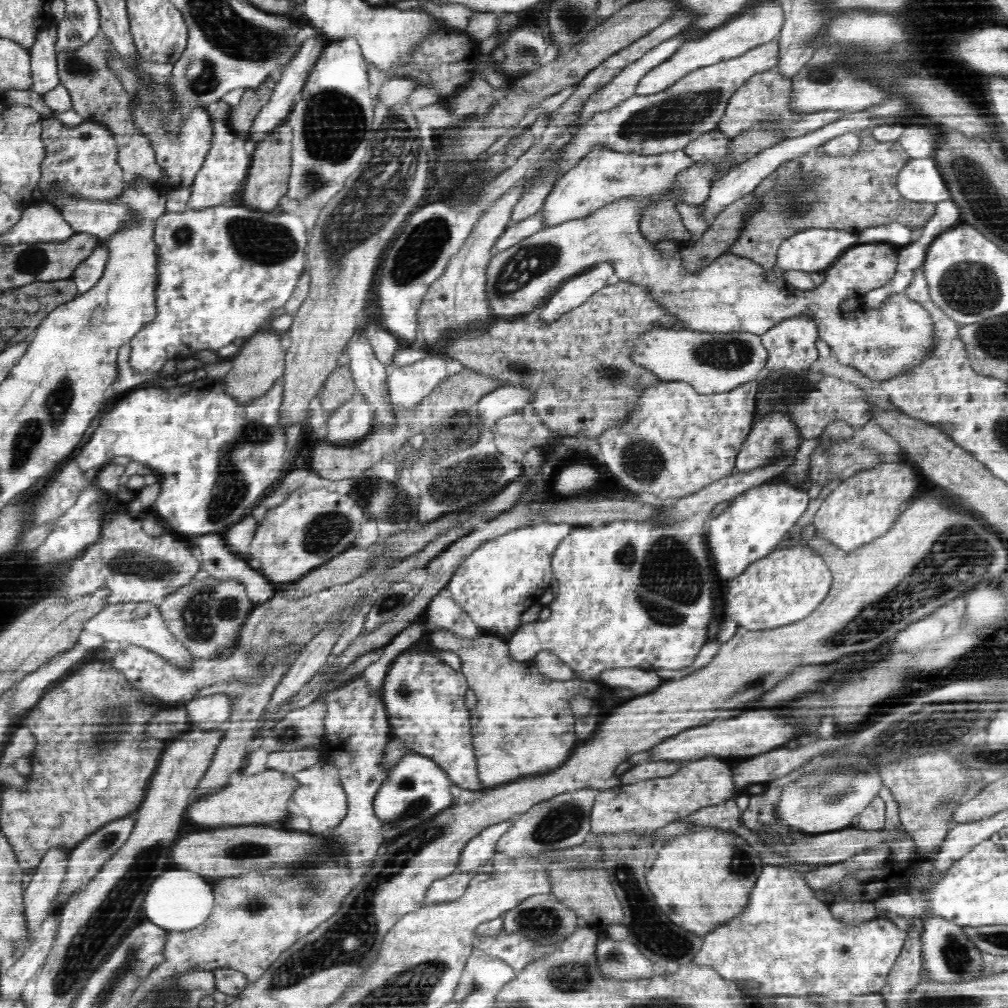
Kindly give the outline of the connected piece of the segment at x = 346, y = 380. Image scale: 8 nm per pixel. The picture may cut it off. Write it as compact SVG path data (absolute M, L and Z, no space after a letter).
M348 364L338 365L332 374L330 374L330 376L327 378L324 390L322 390L322 392L323 396L320 397L320 400L322 400L322 406L324 406L324 409L329 414L334 412L334 410L337 410L340 406L342 406L342 404L353 400L354 394L358 392L358 390L355 388L350 366Z

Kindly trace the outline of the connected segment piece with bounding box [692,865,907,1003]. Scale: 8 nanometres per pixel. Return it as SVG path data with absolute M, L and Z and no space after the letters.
M764 865L744 914L736 920L732 918L732 922L726 922L724 928L718 928L704 937L703 946L692 961L717 969L718 974L726 980L759 982L761 986L754 989L767 994L767 997L799 996L810 1001L810 994L820 994L832 1002L852 1003L854 998L878 993L880 988L886 986L887 974L892 970L906 938L907 932L888 918L861 922L836 919L830 911L830 905L805 882L800 870Z

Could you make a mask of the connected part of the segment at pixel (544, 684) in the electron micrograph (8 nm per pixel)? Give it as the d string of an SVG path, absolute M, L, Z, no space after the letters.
M427 611L423 616L426 637L437 648L451 650L460 657L460 673L478 696L476 708L469 712L469 722L476 750L475 770L483 786L498 788L518 780L518 776L538 776L538 772L552 772L558 764L564 764L576 744L570 698L584 686L580 679L558 682L542 676L532 660L518 662L510 658L508 643L502 638L483 633L468 640L445 628L429 630Z

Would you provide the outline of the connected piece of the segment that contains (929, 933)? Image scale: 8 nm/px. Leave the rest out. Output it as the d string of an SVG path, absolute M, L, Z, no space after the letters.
M934 914L924 915L918 924L922 930L920 943L923 974L927 974L929 980L956 984L982 977L982 964L986 963L982 960L983 952L968 939L962 927Z

